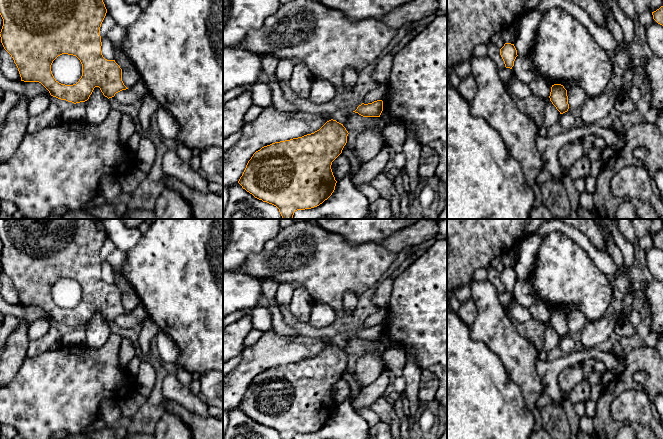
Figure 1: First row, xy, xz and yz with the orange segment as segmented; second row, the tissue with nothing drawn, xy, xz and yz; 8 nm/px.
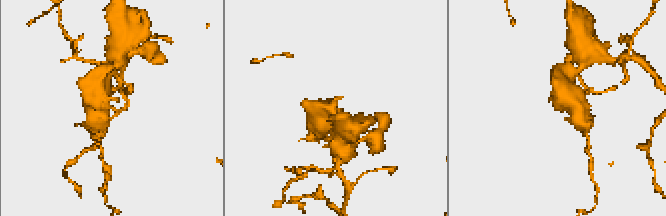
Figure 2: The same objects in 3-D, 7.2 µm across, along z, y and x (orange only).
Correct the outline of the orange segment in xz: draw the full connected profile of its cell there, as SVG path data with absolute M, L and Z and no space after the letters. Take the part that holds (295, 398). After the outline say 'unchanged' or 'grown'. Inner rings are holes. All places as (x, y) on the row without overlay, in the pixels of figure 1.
M331 343L314 357L264 370L248 385L238 407L255 422L276 430L281 439L317 431L335 414L331 389L342 377L348 358L343 348Z | unchanged

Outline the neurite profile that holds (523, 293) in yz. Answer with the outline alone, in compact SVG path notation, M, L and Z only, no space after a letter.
M529 278L518 279L514 285L512 296L515 301L522 306L529 308L532 304L538 301L538 296L533 288Z

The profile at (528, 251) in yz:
M530 235L522 240L519 249L519 258L514 267L517 279L525 279L533 272L538 250L543 239L544 236Z

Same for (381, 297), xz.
M391 277L382 279L373 295L373 304L377 308L387 310L387 306L393 290L394 280Z

